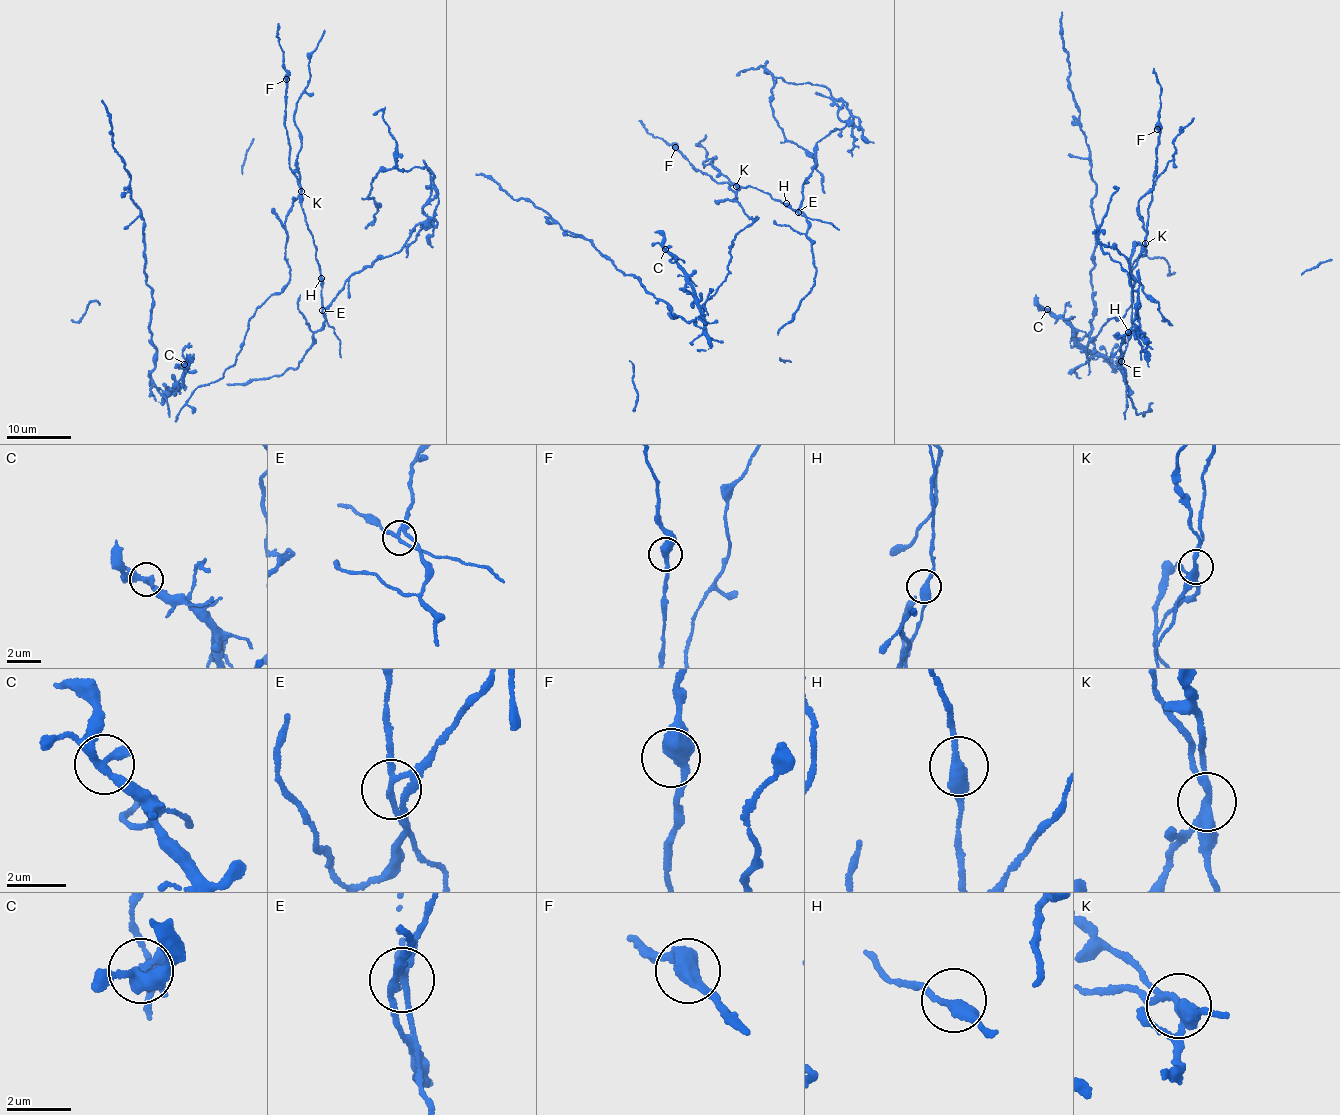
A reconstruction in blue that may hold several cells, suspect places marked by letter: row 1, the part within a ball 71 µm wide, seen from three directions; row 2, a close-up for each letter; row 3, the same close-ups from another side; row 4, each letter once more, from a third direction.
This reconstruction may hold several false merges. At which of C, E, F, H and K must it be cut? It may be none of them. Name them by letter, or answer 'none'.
E, K

